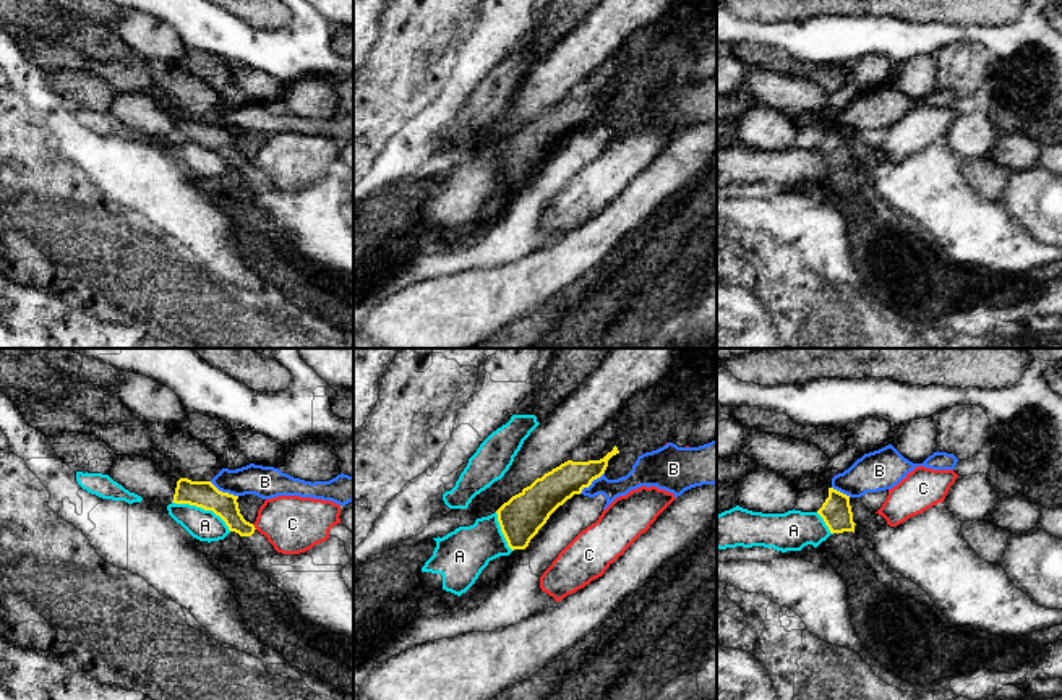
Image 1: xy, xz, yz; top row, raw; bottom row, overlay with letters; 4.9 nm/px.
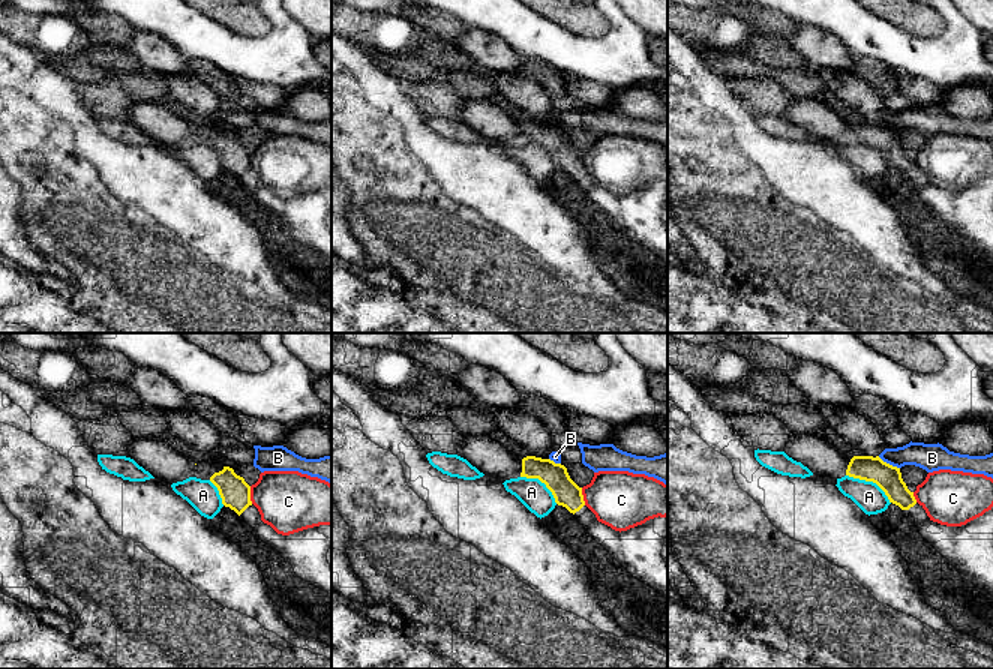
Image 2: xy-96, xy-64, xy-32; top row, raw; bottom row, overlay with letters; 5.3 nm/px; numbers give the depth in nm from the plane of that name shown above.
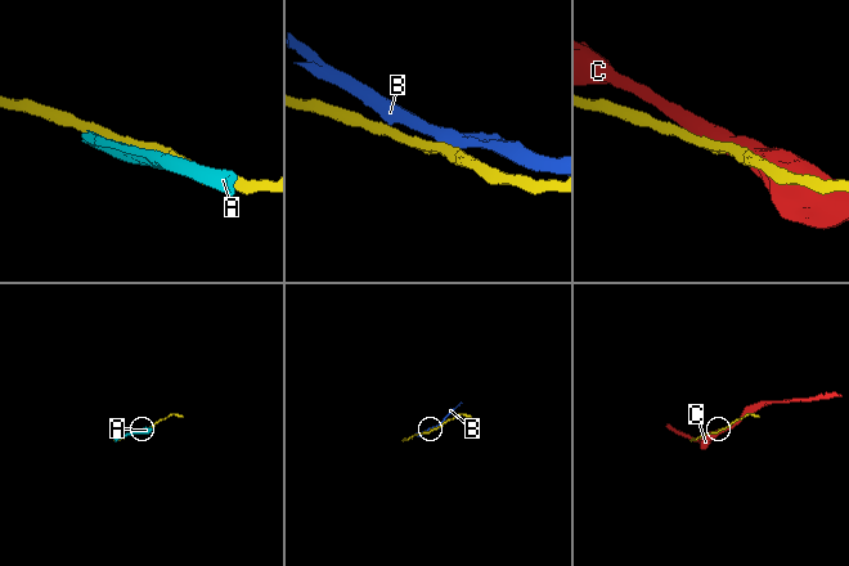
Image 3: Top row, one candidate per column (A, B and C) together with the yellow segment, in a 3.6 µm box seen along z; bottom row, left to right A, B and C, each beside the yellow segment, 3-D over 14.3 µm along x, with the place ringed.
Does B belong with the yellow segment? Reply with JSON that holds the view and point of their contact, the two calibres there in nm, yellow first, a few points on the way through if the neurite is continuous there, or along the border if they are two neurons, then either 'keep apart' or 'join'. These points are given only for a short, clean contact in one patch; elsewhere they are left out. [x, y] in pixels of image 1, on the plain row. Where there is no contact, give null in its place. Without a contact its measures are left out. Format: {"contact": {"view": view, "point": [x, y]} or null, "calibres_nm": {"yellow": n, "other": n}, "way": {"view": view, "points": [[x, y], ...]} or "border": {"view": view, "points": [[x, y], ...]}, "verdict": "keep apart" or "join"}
{"contact": {"view": "xy", "point": [224, 130]}, "calibres_nm": {"yellow": 140, "other": 160}, "border": {"view": "xy", "points": [[209, 119], [219, 127], [237, 133]]}, "verdict": "keep apart"}

